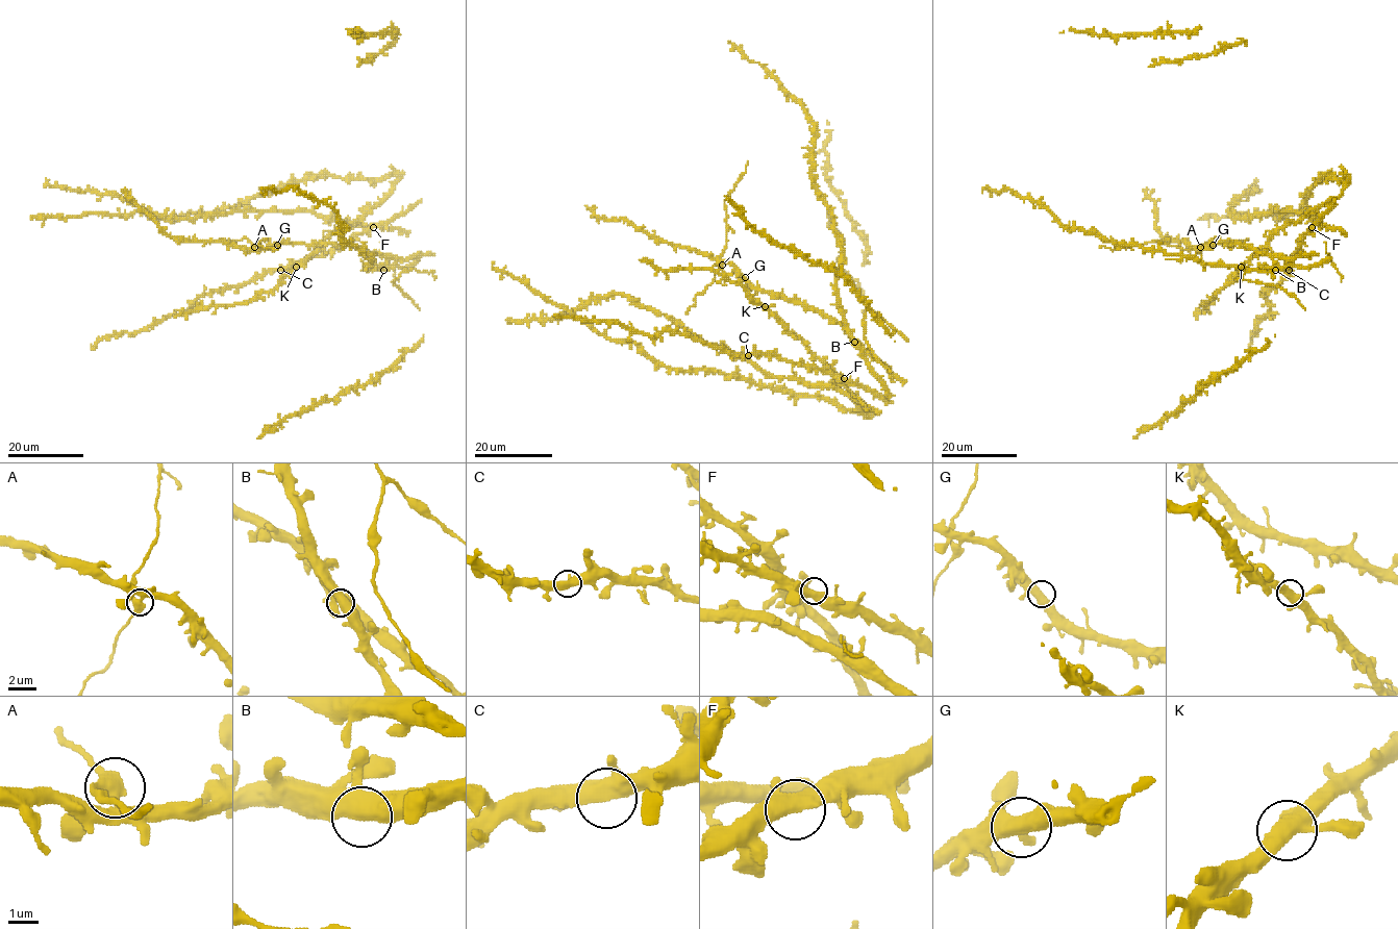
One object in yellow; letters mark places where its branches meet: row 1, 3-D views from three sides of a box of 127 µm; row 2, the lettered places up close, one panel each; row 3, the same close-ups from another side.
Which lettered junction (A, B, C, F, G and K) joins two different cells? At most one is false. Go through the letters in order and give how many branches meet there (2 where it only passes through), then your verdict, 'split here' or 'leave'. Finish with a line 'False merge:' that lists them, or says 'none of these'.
A: branches 3; split here
B: branches 3; leave
C: branches 3; leave
F: branches 3; leave
G: branches 3; leave
K: branches 3; leave
False merge: A

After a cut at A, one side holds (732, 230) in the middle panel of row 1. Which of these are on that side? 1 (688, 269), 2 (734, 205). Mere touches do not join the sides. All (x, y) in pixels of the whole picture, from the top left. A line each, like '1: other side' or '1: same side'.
1: other side
2: other side

